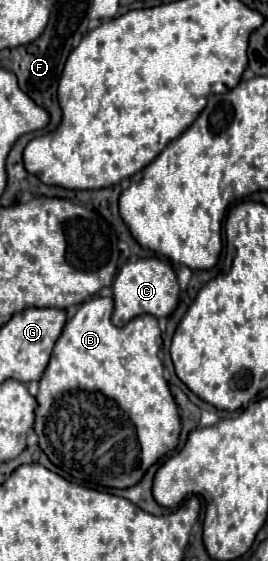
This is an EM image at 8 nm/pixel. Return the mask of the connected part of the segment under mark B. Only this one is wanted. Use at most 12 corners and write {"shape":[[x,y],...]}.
{"shape":[[68,319],[34,431],[60,475],[128,489],[176,449],[160,327]]}

